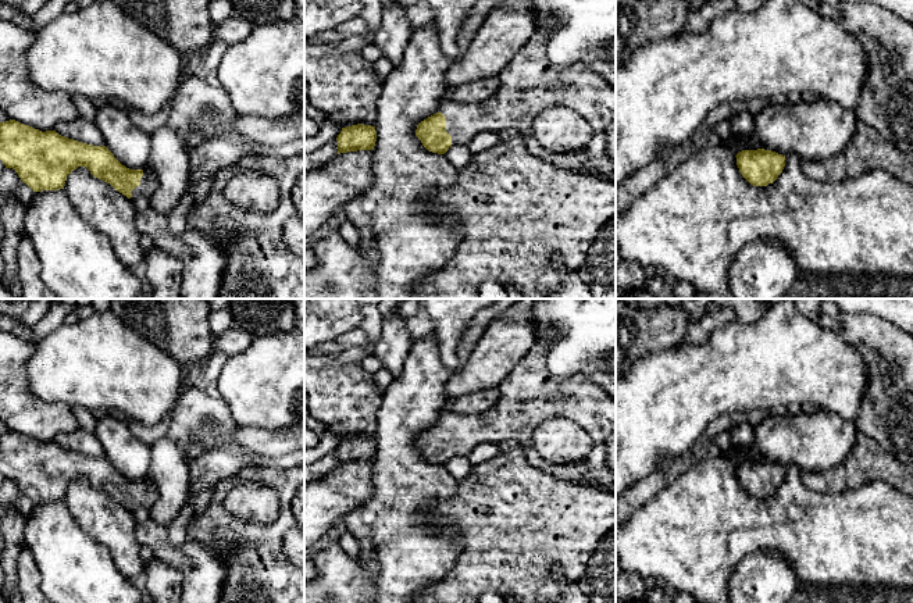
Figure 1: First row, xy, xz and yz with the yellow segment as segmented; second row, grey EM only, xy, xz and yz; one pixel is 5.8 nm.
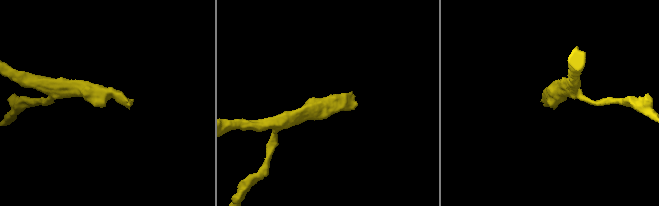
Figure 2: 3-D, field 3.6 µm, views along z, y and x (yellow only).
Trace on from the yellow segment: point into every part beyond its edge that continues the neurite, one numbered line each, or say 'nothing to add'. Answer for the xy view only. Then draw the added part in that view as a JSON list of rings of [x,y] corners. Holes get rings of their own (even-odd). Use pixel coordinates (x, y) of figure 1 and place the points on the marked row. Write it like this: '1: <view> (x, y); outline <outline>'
1: xy (149, 182); outline [[[143,168],[143,176],[140,179],[140,185],[132,190],[131,200],[135,200],[139,196],[151,197],[158,185],[157,174],[153,170]]]

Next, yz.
nothing to add

